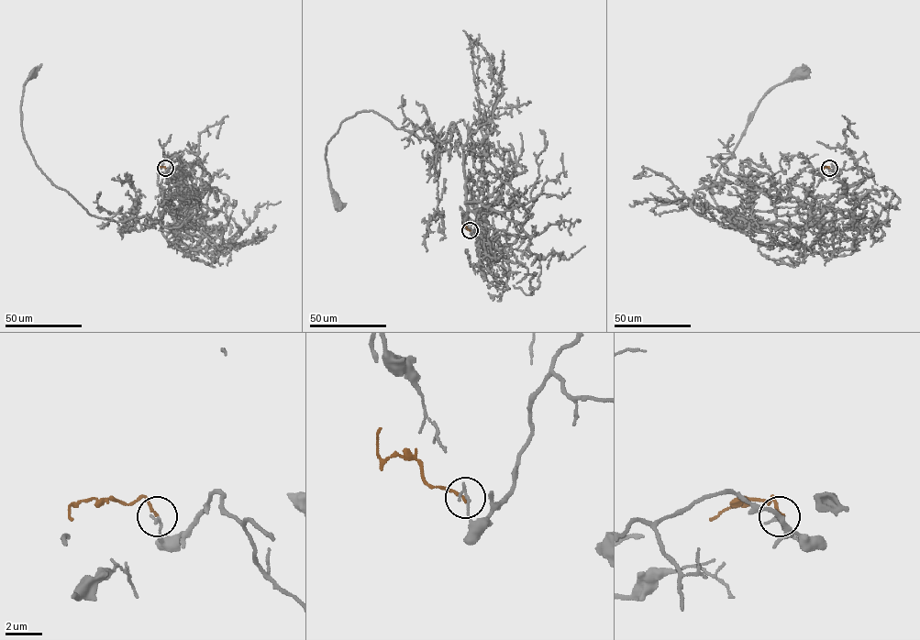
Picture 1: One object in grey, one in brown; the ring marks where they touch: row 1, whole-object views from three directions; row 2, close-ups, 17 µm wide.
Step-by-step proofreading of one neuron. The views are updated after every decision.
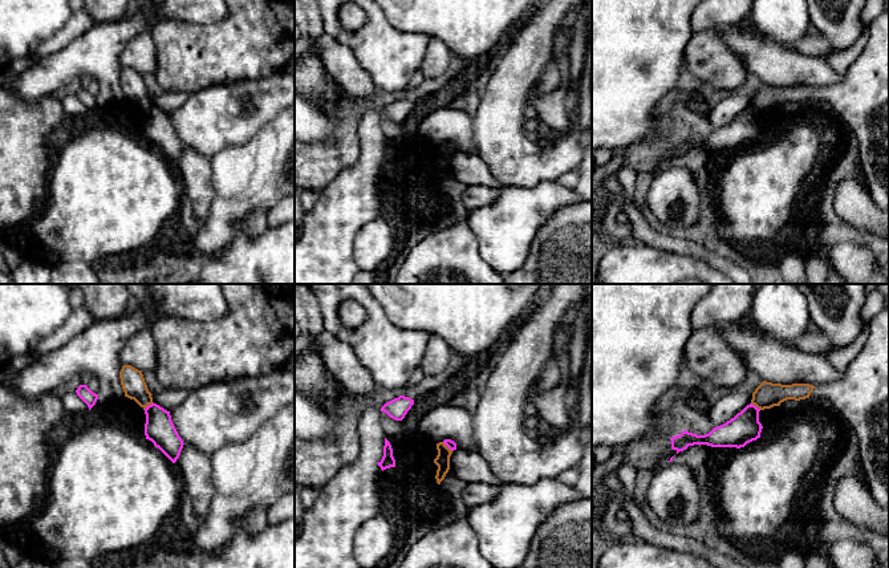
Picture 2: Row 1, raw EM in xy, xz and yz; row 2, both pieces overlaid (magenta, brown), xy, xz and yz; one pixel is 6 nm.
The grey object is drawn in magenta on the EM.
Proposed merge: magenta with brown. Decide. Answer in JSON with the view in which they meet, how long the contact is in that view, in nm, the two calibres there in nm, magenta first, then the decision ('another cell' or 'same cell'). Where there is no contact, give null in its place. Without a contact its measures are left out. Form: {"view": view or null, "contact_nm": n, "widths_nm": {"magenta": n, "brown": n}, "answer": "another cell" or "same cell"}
{"view": "xy", "contact_nm": 80, "widths_nm": {"magenta": 180, "brown": 140}, "answer": "another cell"}

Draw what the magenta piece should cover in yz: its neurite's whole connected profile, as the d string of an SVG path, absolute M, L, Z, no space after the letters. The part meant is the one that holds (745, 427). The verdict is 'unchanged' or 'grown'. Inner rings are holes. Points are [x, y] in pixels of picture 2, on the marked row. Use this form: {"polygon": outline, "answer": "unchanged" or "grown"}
{"polygon": "M750 403L734 418L714 427L705 435L697 435L683 430L679 435L670 438L671 449L678 454L694 445L707 445L711 447L744 447L747 443L760 438L763 426L759 422L759 411L760 409Z", "answer": "unchanged"}

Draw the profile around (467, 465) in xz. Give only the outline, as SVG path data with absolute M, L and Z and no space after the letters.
M454 450L450 457L450 471L466 483L500 484L499 478L478 451Z

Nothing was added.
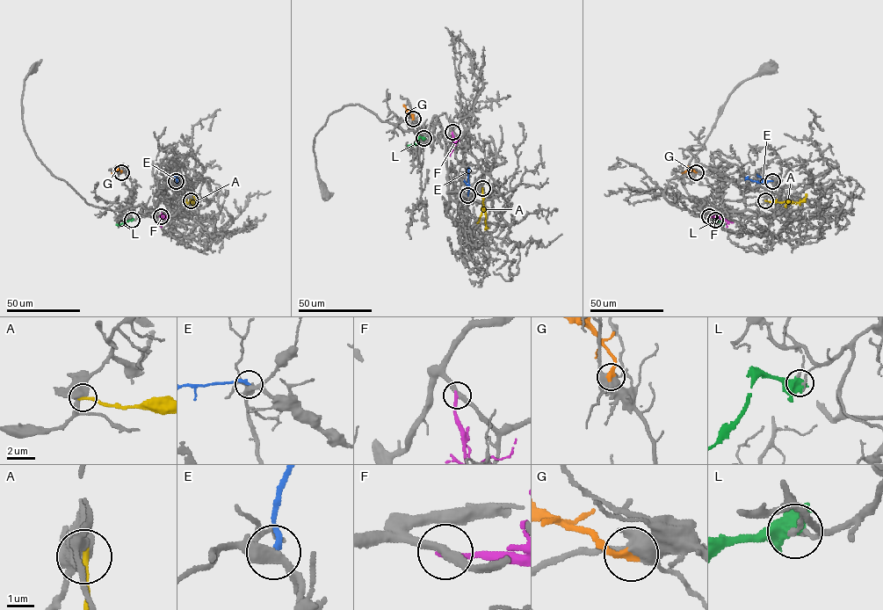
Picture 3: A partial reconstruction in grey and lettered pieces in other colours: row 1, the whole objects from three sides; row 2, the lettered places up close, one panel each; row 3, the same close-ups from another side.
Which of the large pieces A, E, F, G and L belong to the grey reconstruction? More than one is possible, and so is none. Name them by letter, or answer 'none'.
G

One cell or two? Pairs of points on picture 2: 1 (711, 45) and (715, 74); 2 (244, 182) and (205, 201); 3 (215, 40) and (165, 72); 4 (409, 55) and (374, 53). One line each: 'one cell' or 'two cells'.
1: one cell
2: two cells
3: one cell
4: one cell

